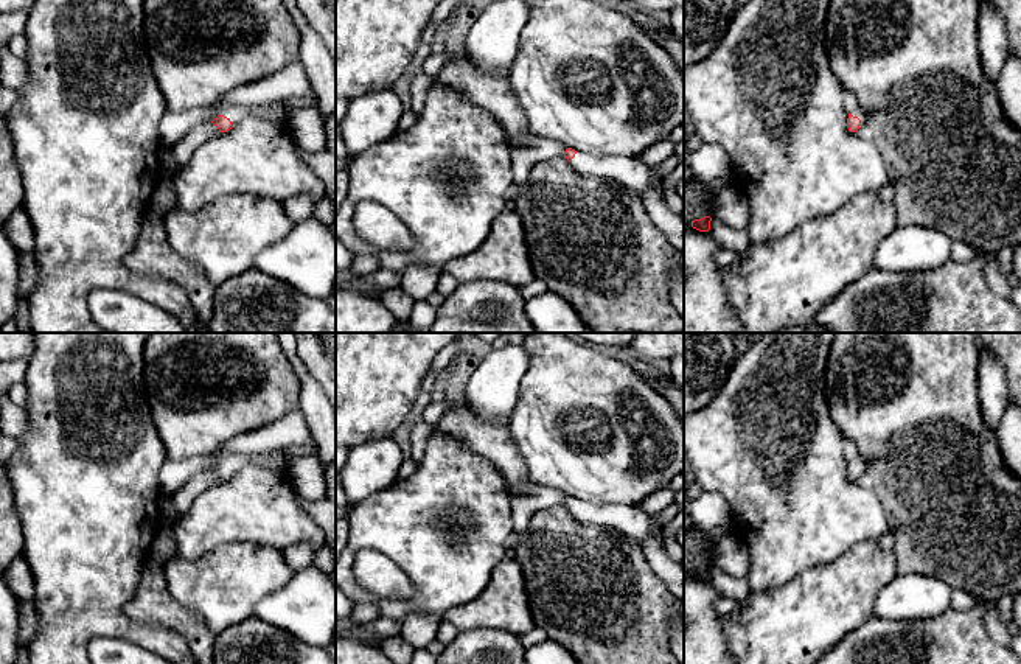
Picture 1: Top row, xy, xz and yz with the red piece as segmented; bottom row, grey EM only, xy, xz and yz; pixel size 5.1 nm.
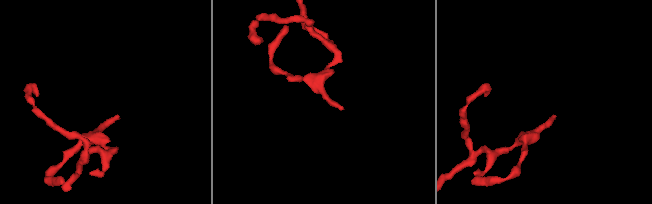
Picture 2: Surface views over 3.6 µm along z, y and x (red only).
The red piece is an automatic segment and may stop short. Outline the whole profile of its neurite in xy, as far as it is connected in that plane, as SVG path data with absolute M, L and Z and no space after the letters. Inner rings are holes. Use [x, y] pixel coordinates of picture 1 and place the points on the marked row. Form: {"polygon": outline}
{"polygon": "M312 93L311 98L292 96L292 98L284 98L275 103L267 103L267 104L233 106L233 107L225 109L211 123L221 132L227 132L247 115L270 117L274 104L287 104L291 109L291 114L294 115L297 110L309 107L312 104L319 104L319 103L317 103L315 95Z"}

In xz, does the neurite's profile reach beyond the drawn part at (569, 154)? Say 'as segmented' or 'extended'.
extended

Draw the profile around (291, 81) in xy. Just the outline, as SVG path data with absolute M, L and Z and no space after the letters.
M300 59L289 62L280 72L260 81L242 84L230 90L216 104L186 112L168 110L160 120L163 148L177 145L193 128L211 123L233 106L267 104L292 96L312 96L311 82Z

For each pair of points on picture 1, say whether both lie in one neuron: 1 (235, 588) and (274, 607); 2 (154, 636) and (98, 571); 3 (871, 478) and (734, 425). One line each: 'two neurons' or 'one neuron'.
1: two neurons
2: one neuron
3: two neurons

